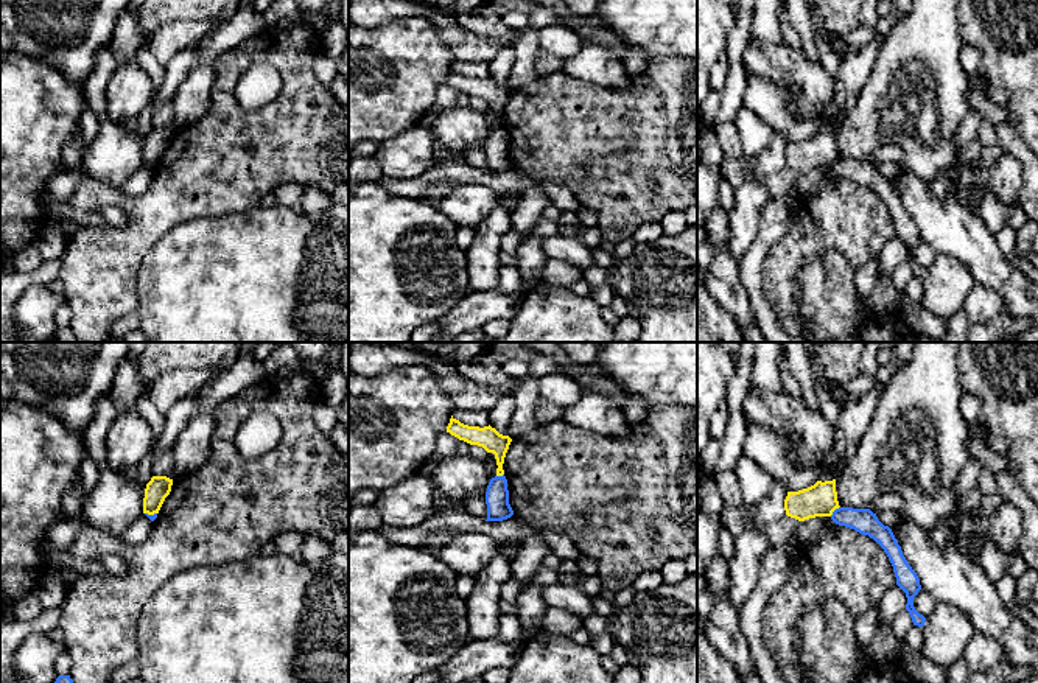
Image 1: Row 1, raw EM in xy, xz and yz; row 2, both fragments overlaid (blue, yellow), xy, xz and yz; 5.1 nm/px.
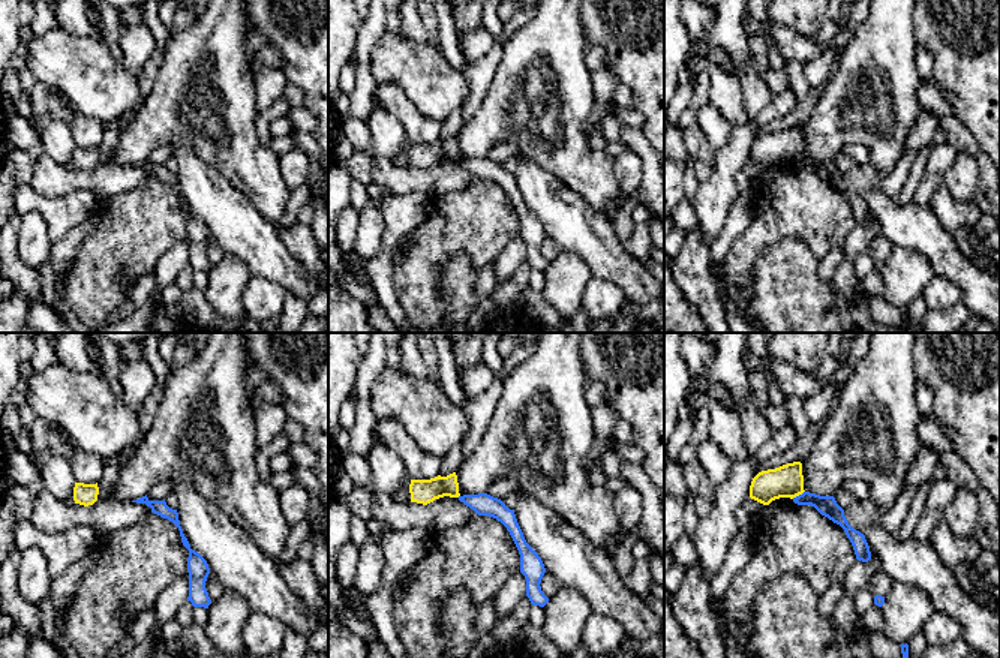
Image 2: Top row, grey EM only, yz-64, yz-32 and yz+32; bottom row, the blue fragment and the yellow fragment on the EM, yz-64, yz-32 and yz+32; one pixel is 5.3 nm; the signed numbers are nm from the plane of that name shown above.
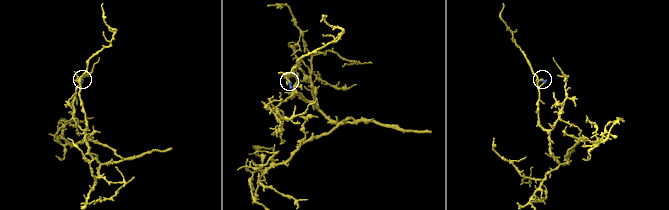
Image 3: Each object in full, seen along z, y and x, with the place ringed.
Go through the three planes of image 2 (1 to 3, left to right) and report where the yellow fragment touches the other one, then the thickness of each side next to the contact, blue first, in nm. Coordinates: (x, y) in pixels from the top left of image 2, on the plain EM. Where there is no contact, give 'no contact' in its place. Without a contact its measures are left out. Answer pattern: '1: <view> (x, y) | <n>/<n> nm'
1: no contact
2: no contact
3: yz+32 (799, 159) | 110/180 nm

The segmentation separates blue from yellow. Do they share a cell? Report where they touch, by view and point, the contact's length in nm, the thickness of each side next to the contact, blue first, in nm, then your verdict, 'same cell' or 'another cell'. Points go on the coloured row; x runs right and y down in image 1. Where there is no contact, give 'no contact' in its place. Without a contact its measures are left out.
meets blue in yz at (834, 511); contact 80 nm long; 130 nm thick on the blue side, 180 nm on the other; another cell

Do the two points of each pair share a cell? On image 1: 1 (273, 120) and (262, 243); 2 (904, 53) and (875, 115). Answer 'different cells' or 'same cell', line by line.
1: different cells
2: same cell

